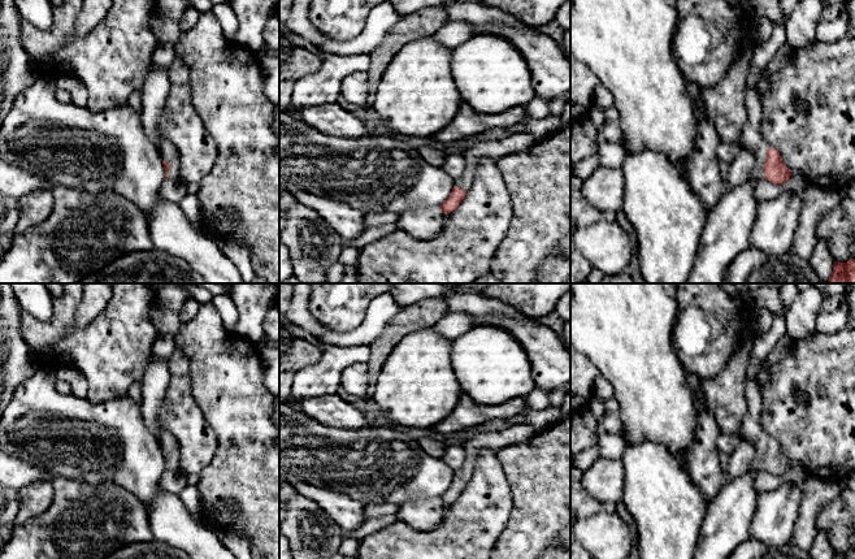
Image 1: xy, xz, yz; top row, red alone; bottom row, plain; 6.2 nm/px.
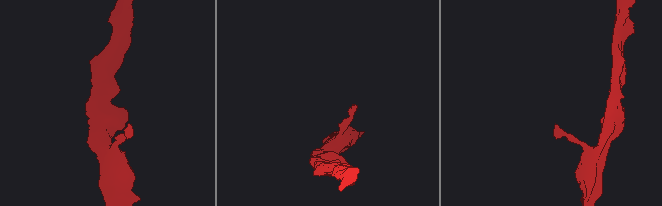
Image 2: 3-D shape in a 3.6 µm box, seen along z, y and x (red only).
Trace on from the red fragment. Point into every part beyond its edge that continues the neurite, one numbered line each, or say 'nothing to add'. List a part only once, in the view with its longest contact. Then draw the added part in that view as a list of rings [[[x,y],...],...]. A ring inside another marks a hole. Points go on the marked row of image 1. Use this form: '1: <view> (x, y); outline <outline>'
1: yz (751, 138); outline [[[765,69],[756,83],[746,88],[745,105],[747,110],[747,121],[742,131],[742,136],[738,144],[739,150],[750,150],[755,156],[755,164],[751,169],[751,177],[754,179],[764,179],[764,164],[767,160],[767,153],[769,144],[764,140],[760,133],[761,124],[761,103],[758,94],[758,83],[764,78]]]

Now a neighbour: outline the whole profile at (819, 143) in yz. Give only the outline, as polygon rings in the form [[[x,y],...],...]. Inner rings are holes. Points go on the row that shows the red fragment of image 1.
[[[845,0],[849,5],[849,29],[845,36],[834,43],[815,42],[812,46],[794,49],[787,64],[771,78],[768,90],[763,94],[760,133],[764,140],[777,150],[785,165],[802,174],[808,183],[821,188],[843,190],[850,182],[855,181],[855,0]]]

